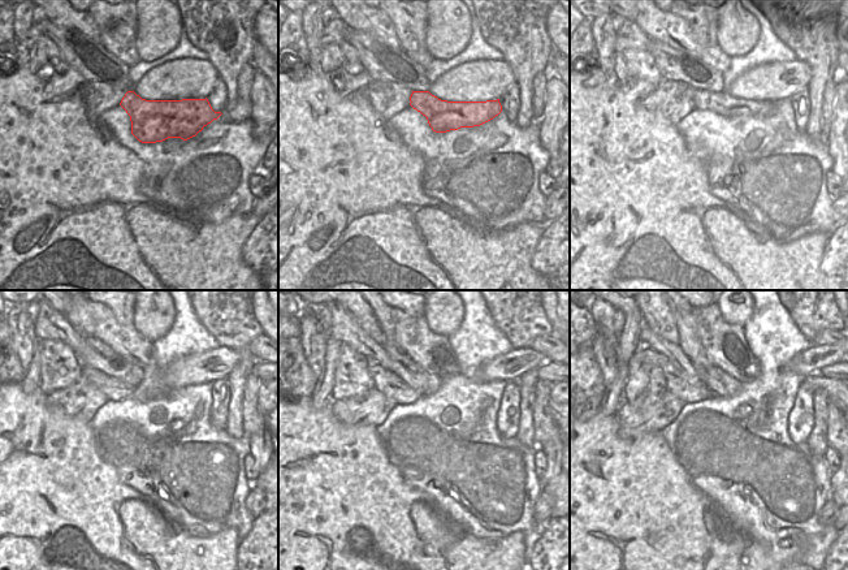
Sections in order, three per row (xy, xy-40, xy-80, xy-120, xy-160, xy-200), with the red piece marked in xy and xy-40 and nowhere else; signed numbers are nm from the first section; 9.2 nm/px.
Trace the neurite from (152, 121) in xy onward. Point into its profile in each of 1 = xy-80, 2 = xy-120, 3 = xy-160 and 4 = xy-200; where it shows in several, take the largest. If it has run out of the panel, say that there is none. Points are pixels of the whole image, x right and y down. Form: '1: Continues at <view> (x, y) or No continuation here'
1: Continues at xy-80 (725, 104)
2: Continues at xy-120 (126, 391)
3: Continues at xy-160 (414, 392)
4: Continues at xy-200 (705, 392)

